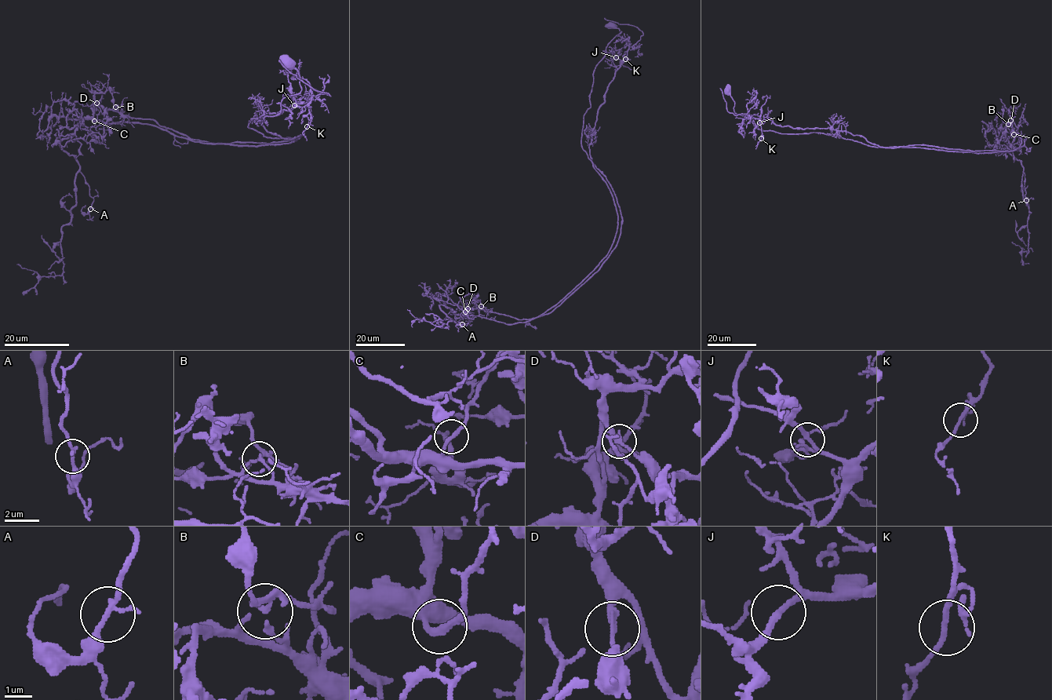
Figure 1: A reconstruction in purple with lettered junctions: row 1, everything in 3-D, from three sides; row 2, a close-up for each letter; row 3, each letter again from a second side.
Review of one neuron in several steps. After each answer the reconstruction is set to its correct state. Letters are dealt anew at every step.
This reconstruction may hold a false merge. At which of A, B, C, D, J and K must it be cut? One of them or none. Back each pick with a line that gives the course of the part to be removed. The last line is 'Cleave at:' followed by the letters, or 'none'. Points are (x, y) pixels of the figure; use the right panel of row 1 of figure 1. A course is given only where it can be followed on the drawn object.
D: foreign part runs (1010, 121), (1021, 139), (1013, 151), (884, 147), (842, 130), (795, 129), (734, 115), (727, 111), (720, 88)
Cleave at: D

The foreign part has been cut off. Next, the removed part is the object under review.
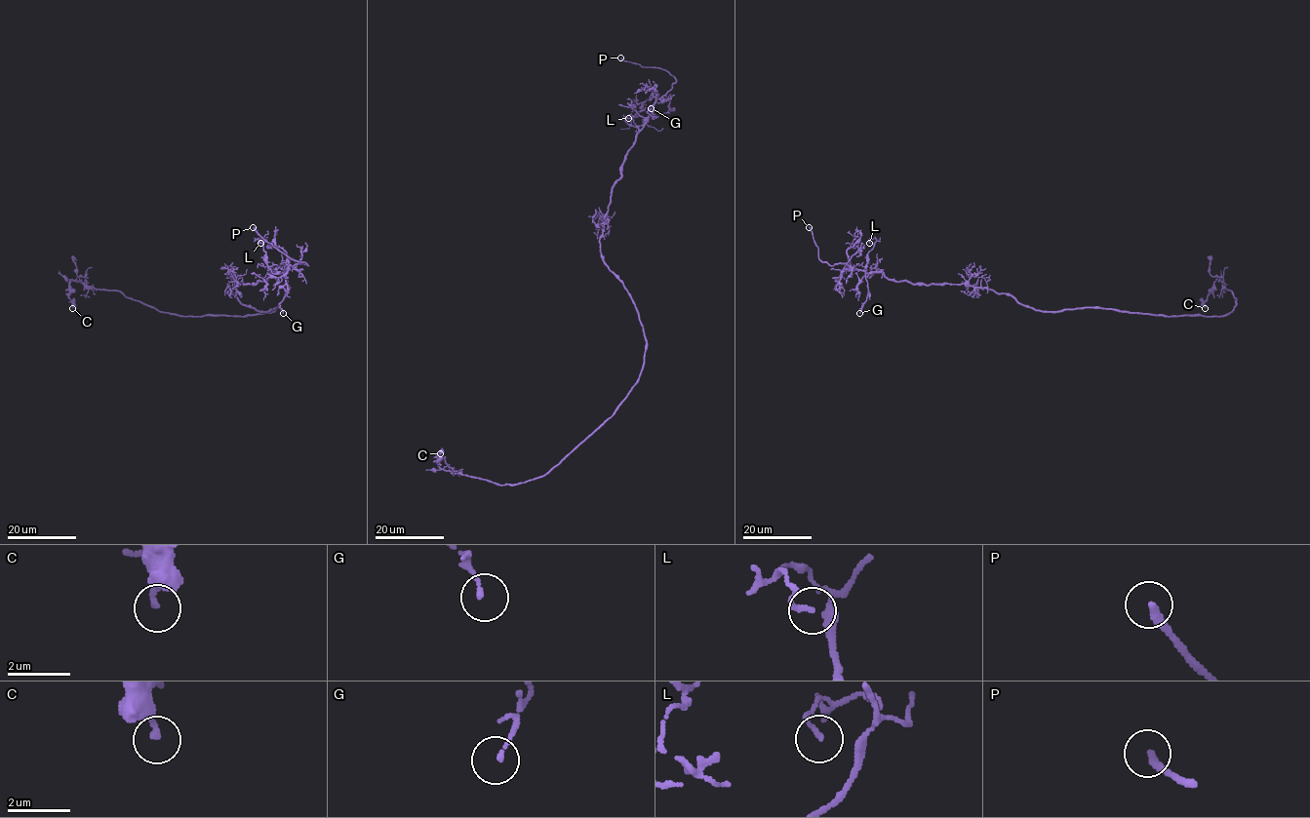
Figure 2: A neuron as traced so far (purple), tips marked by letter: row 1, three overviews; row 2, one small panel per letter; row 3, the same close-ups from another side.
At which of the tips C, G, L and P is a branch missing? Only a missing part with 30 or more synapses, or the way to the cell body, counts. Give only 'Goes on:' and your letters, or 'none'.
Goes on: P

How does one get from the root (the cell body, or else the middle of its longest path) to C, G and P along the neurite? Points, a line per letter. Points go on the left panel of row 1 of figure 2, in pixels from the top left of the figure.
C: (271, 309), (244, 316), (178, 316), (119, 292), (71, 280), (68, 298), (72, 308)
G: (271, 309), (245, 306), (231, 291), (238, 284), (254, 285), (282, 272), (290, 288), (280, 303), (283, 313)
P: (271, 309), (245, 306), (231, 291), (238, 284), (266, 281), (291, 265), (307, 265), (287, 256), (253, 227)

